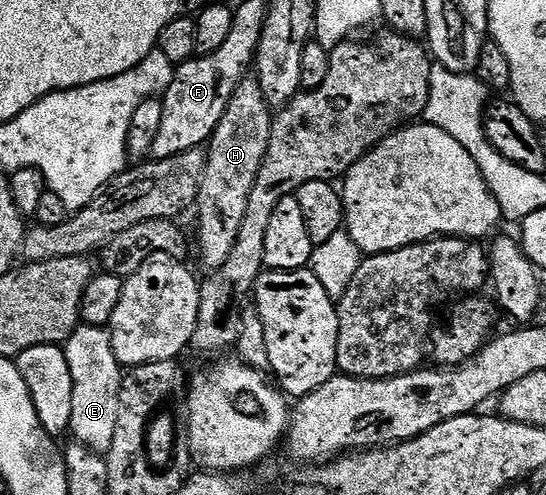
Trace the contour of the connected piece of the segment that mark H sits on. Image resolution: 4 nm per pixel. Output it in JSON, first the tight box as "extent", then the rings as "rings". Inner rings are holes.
{"extent":[195,77,274,272],"rings":[[[246,77],[242,79],[239,86],[235,89],[235,93],[231,97],[231,101],[227,105],[227,109],[223,113],[215,133],[208,141],[205,152],[205,172],[199,181],[199,193],[195,204],[195,212],[197,211],[197,243],[195,239],[195,251],[196,254],[197,251],[201,254],[201,263],[206,267],[206,272],[218,271],[223,265],[223,261],[227,261],[227,257],[231,257],[231,249],[235,249],[235,237],[239,237],[239,228],[243,225],[243,216],[247,214],[247,197],[251,197],[251,188],[255,186],[255,177],[259,177],[259,169],[263,165],[263,157],[267,157],[267,145],[271,141],[271,129],[273,128],[274,118],[274,112],[267,105],[267,101],[263,97],[263,89],[259,89],[256,78]]]}

